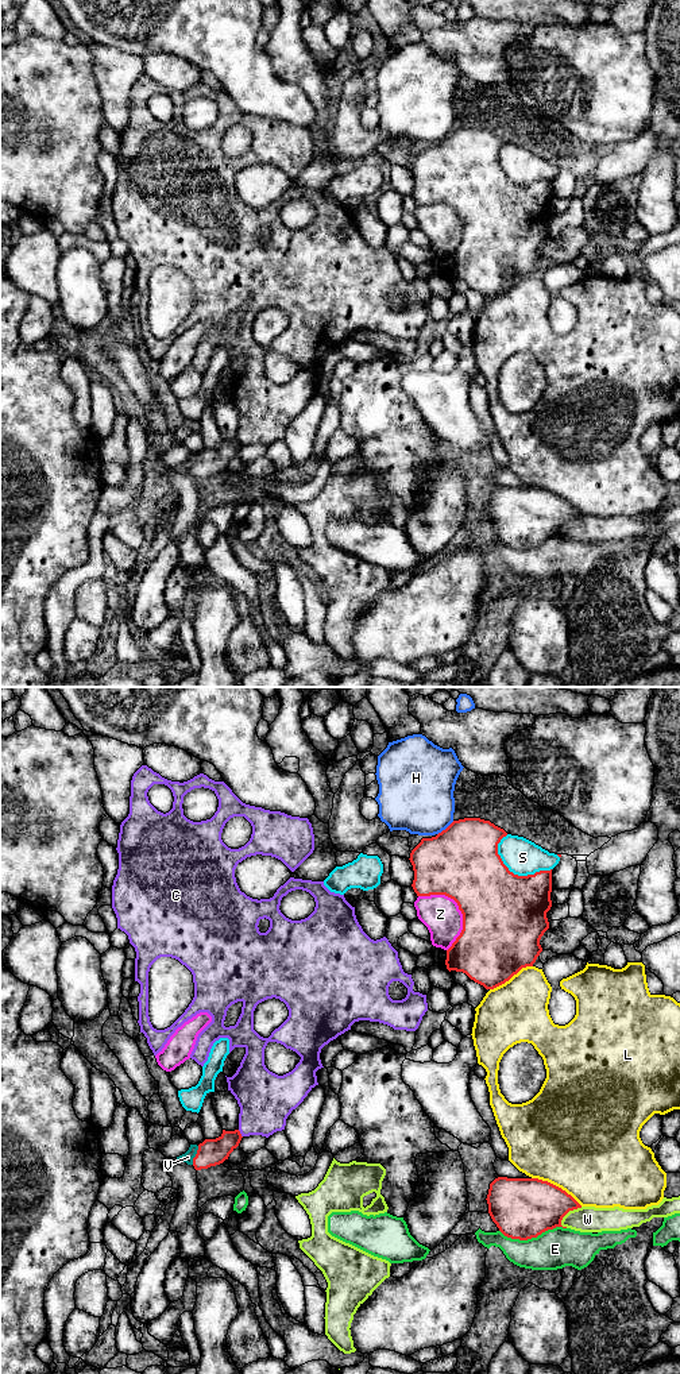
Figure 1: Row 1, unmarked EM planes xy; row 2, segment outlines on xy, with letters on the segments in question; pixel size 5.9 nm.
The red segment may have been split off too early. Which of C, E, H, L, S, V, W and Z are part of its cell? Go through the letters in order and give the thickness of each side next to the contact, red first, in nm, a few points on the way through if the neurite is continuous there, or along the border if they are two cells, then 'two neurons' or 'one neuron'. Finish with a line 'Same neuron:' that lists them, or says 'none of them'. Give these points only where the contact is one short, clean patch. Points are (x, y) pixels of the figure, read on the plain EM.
C: 160 nm thick on the red side, 320 nm on the other; two neurons
E: 360 nm thick on the red side, 240 nm on the other; two neurons
H: 440 nm thick on the red side, 420 nm on the other; two neurons
L: 360 nm thick on the red side, 500 nm on the other; two neurons
S: 500 nm thick on the red side, 220 nm on the other; two neurons
V: 160 nm thick on the red side, 70 nm on the other; runs through xy (212, 460), (196, 464), (188, 466); one neuron
W: 360 nm thick on the red side, 160 nm on the other; two neurons
Z: 460 nm thick on the red side, 220 nm on the other; two neurons
Same neuron: V

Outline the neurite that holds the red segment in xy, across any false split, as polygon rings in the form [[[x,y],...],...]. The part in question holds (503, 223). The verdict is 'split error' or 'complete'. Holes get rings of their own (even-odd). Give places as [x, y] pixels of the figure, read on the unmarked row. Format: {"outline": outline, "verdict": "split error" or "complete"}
{"outline": [[[480,127],[453,130],[445,139],[432,147],[422,147],[412,159],[410,171],[414,180],[413,198],[417,205],[445,204],[453,208],[463,223],[463,239],[447,259],[447,278],[463,281],[486,298],[494,298],[522,277],[533,275],[542,260],[540,248],[549,238],[546,221],[552,216],[552,178],[534,184],[518,185],[509,180],[498,163],[498,153],[507,142]]], "verdict": "complete"}

